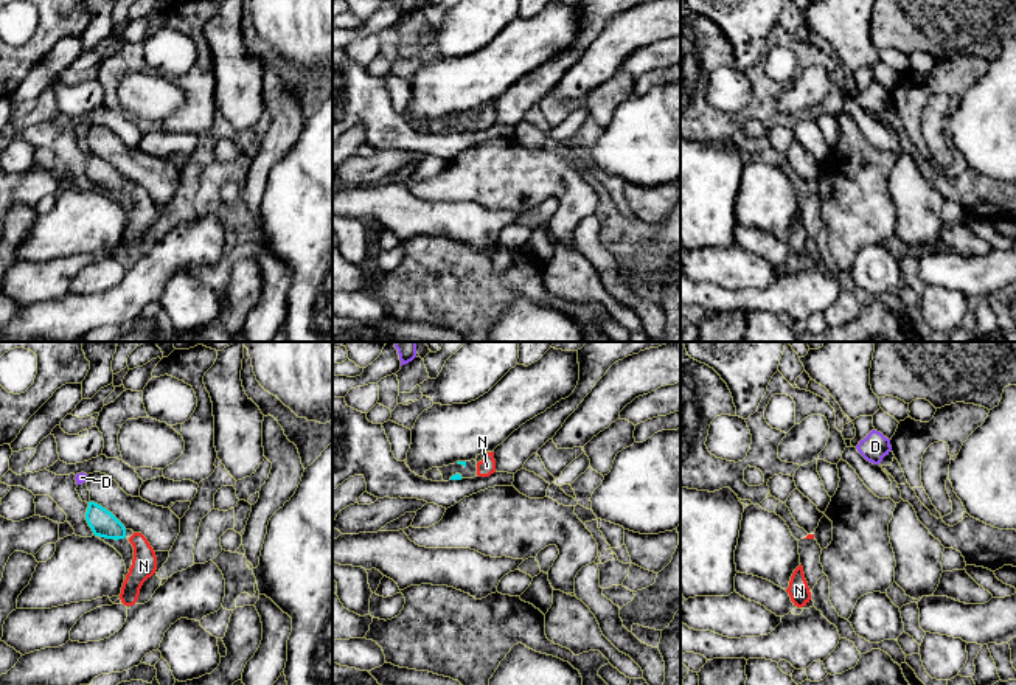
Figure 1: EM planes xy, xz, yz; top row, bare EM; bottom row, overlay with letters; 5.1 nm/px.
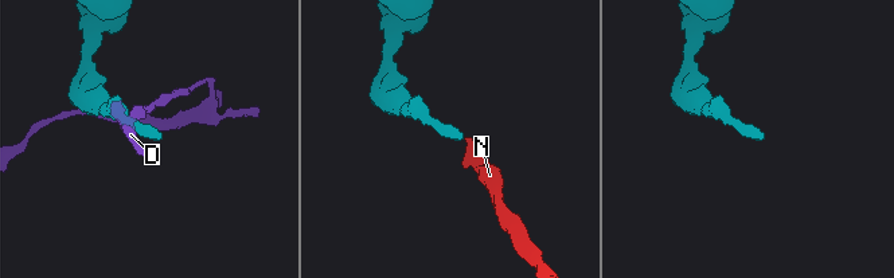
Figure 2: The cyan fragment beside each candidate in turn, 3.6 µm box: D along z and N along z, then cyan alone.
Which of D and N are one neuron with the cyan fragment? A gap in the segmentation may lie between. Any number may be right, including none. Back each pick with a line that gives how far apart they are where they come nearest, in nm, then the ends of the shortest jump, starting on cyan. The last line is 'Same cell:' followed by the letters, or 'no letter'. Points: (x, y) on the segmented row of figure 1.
N: 30 nm apart; from cyan across xy (125, 536), (129, 538)
Same cell: N

